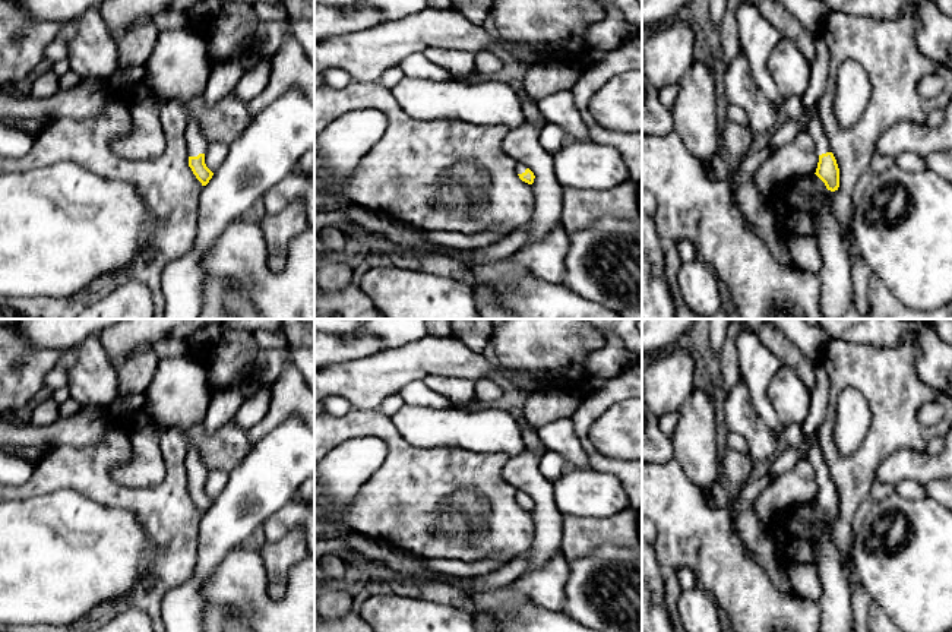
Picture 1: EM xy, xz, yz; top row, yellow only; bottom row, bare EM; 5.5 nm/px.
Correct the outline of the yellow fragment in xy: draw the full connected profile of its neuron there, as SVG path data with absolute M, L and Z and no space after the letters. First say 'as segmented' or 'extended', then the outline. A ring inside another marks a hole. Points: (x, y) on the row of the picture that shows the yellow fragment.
extended; M197 116L189 117L184 139L189 152L189 167L192 168L196 178L202 183L202 186L206 186L214 173L205 164L208 140L202 133Z

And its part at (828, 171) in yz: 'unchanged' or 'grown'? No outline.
grown

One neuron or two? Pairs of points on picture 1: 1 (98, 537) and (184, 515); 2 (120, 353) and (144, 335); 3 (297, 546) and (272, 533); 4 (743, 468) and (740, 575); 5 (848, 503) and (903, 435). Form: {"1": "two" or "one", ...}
{"1": "two", "2": "one", "3": "two", "4": "two", "5": "one"}

